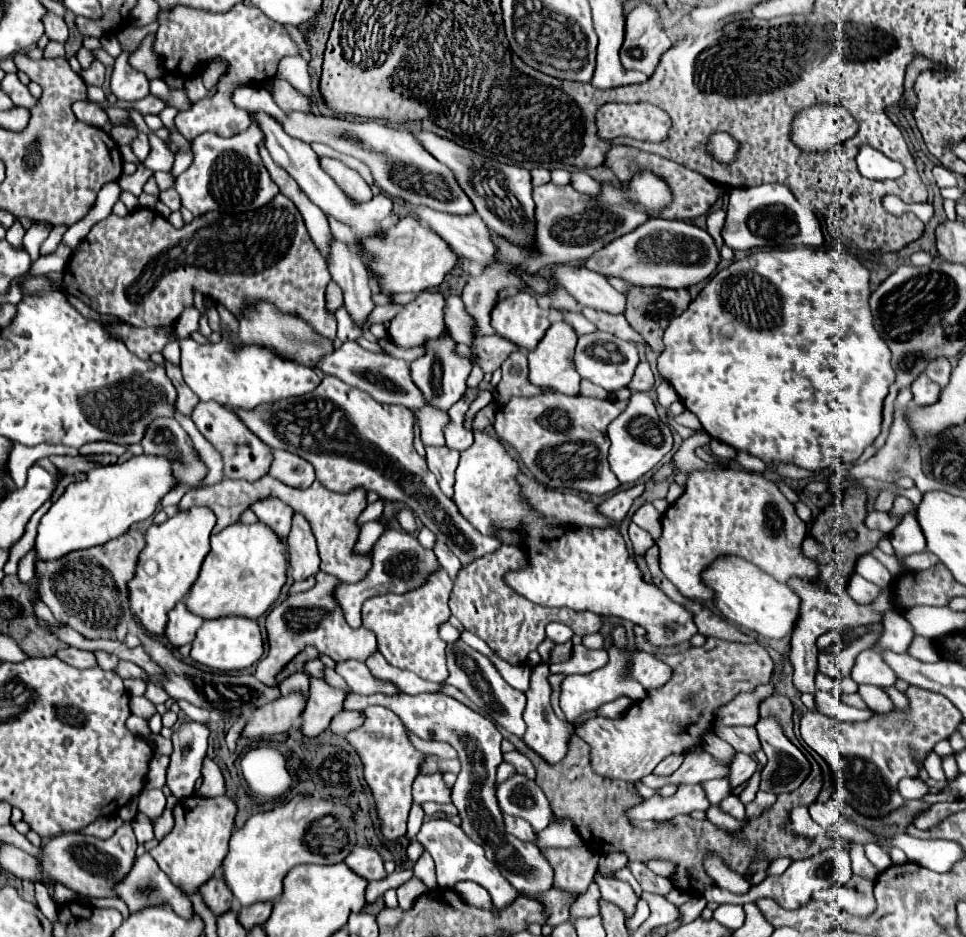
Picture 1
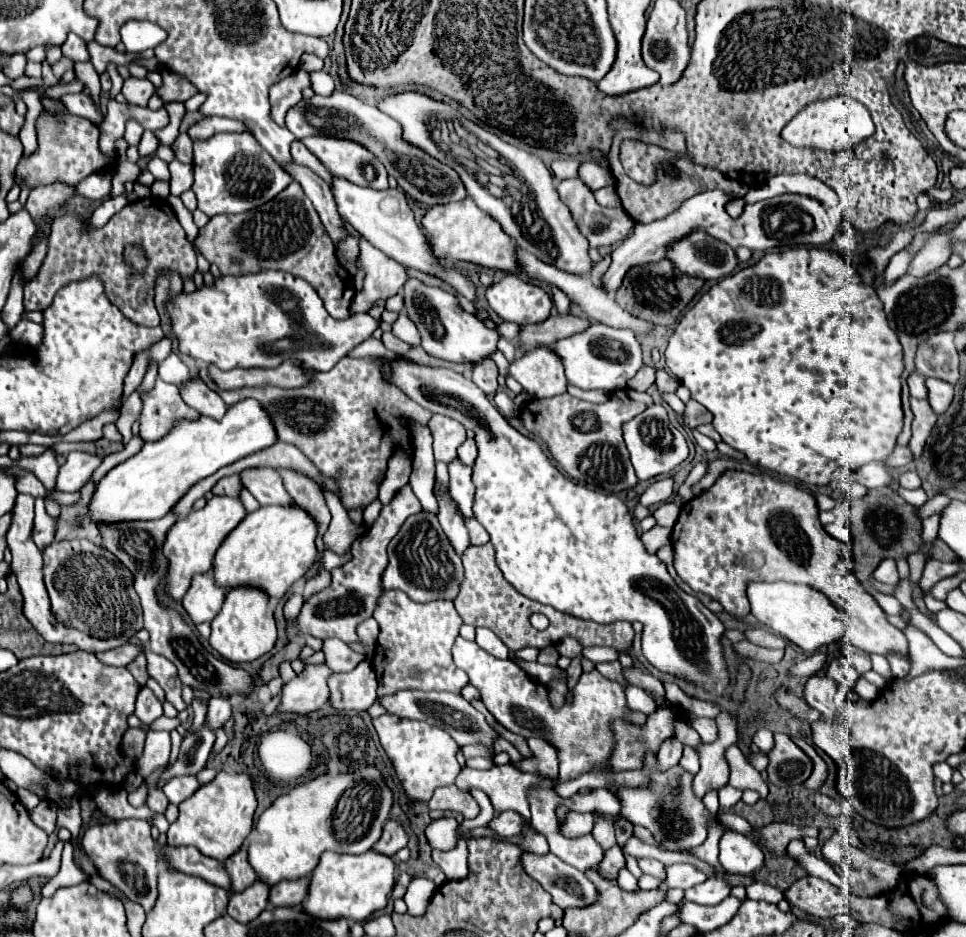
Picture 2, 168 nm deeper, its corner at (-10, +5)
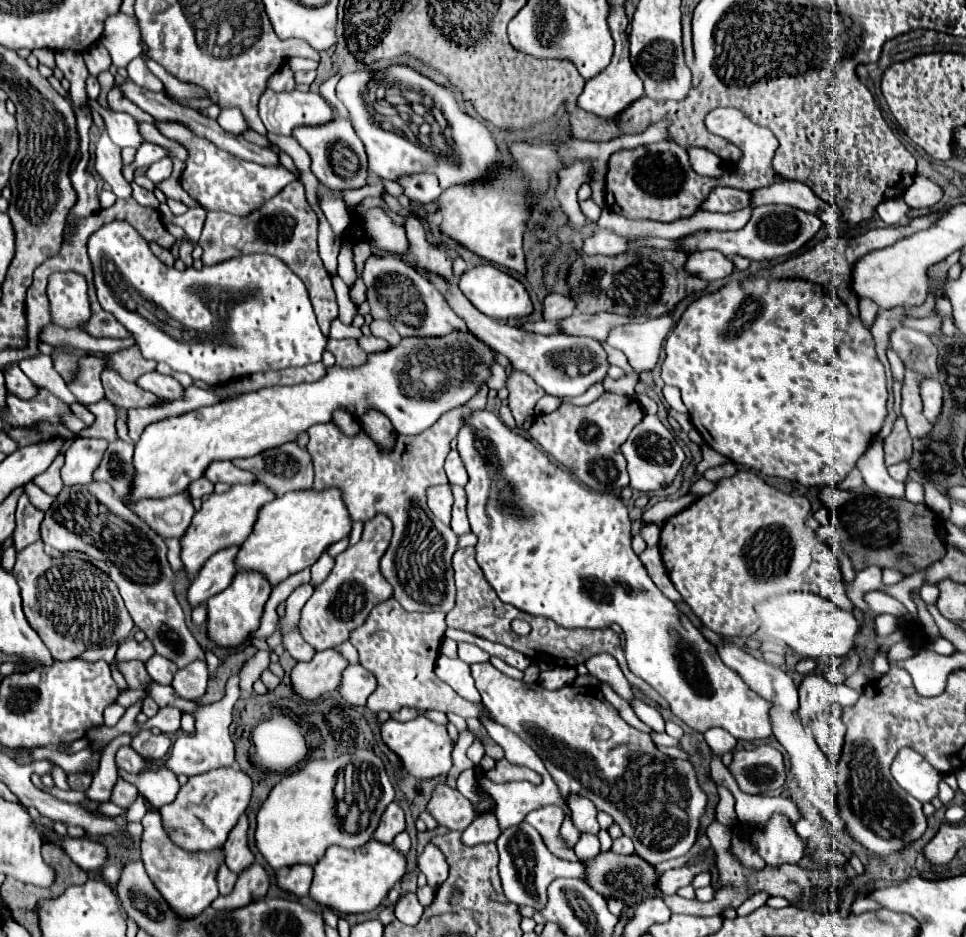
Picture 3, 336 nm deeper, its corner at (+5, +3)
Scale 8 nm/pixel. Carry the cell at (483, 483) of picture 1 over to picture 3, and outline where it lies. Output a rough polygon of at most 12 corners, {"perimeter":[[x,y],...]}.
{"perimeter":[[488,410],[458,434],[498,598],[626,636],[692,730],[772,704],[650,580],[622,498]]}

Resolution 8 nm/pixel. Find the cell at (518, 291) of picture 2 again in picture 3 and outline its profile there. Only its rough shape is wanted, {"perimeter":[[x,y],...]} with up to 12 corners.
{"perimeter":[[492,264],[466,270],[458,288],[494,320],[532,312],[526,288]]}

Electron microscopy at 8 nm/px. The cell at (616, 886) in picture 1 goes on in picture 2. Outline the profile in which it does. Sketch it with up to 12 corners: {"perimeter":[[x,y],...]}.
{"perimeter":[[627,868],[619,872],[617,884],[625,892],[639,892],[639,884]]}

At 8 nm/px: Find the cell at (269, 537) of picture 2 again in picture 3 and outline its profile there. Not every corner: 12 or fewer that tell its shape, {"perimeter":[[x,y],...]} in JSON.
{"perimeter":[[340,488],[260,510],[242,570],[280,584],[352,532]]}

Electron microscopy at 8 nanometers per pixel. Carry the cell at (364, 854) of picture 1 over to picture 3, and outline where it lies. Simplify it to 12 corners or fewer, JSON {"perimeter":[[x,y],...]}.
{"perimeter":[[398,802],[386,808],[374,838],[390,844],[406,828]]}

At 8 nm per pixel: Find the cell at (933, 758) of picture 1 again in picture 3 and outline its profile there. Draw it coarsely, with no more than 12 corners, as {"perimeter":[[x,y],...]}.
{"perimeter":[[900,750],[894,780],[916,800],[938,796],[942,774],[918,752]]}

